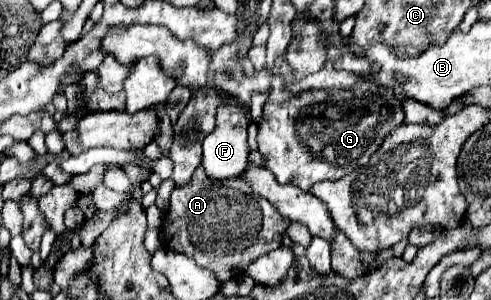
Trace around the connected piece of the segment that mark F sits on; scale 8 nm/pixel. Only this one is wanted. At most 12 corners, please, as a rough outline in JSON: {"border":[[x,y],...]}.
{"border":[[230,102],[216,110],[204,138],[210,178],[240,176],[248,166],[246,112]]}

